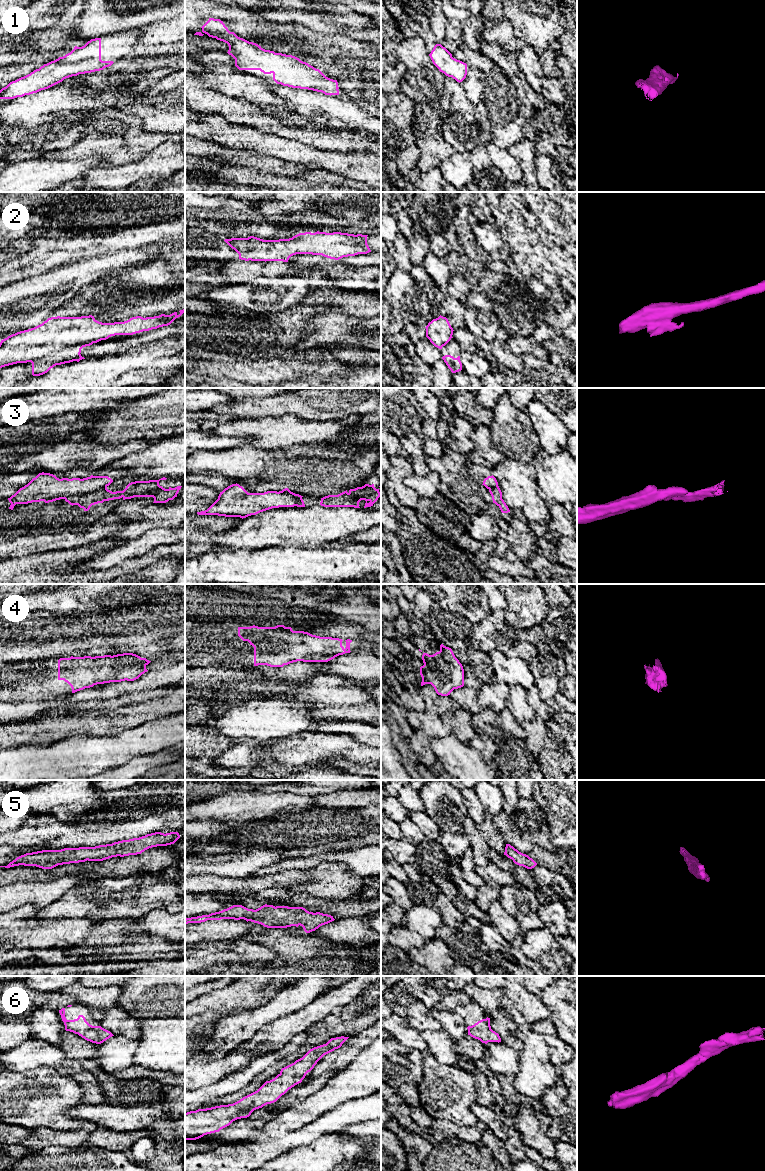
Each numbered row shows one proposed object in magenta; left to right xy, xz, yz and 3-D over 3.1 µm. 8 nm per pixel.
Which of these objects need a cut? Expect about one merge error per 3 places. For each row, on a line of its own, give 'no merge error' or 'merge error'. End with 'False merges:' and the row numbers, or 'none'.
1: no merge error
2: no merge error
3: merge error
4: no merge error
5: no merge error
6: no merge error
False merges: 3

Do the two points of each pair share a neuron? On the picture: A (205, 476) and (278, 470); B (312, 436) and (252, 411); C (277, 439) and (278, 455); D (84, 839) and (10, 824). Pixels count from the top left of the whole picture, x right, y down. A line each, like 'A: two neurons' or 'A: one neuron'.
A: two neurons
B: two neurons
C: two neurons
D: two neurons

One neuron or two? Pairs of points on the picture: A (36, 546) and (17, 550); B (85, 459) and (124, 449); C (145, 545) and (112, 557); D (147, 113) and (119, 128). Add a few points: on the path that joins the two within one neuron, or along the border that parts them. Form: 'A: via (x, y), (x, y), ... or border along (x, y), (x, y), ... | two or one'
A: via (31, 546), (22, 546) | one
B: via (95, 454), (114, 452) | one
C: via (137, 547), (120, 554) | one
D: border along (133, 112), (145, 130), (159, 130) | two

